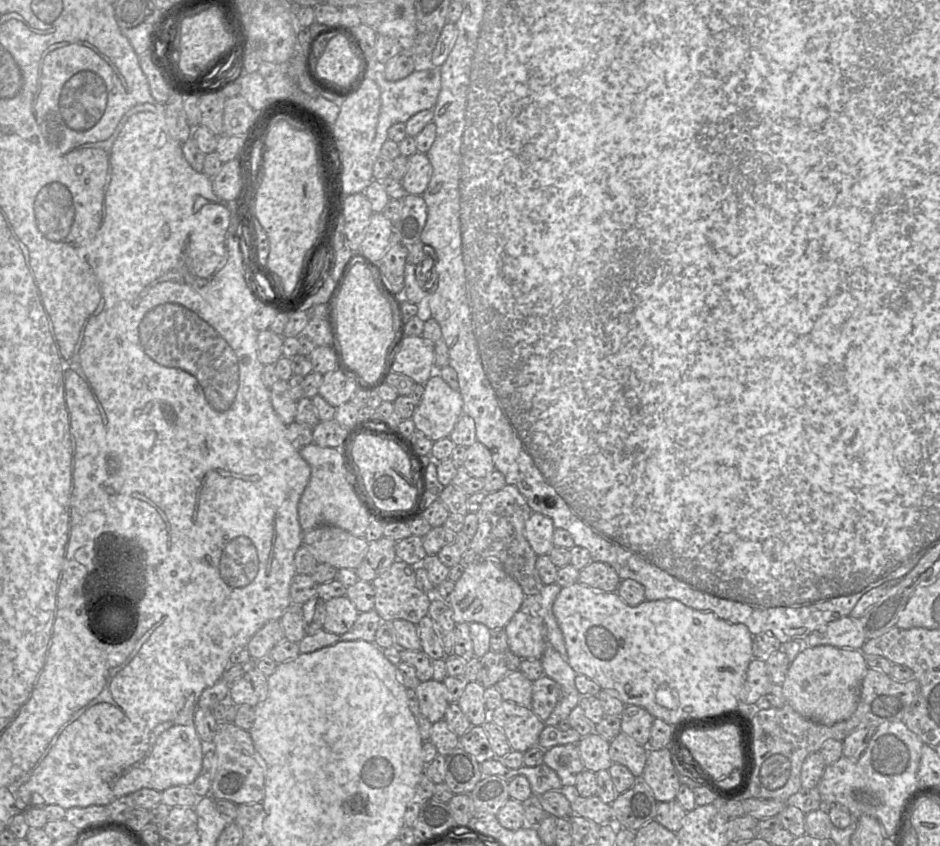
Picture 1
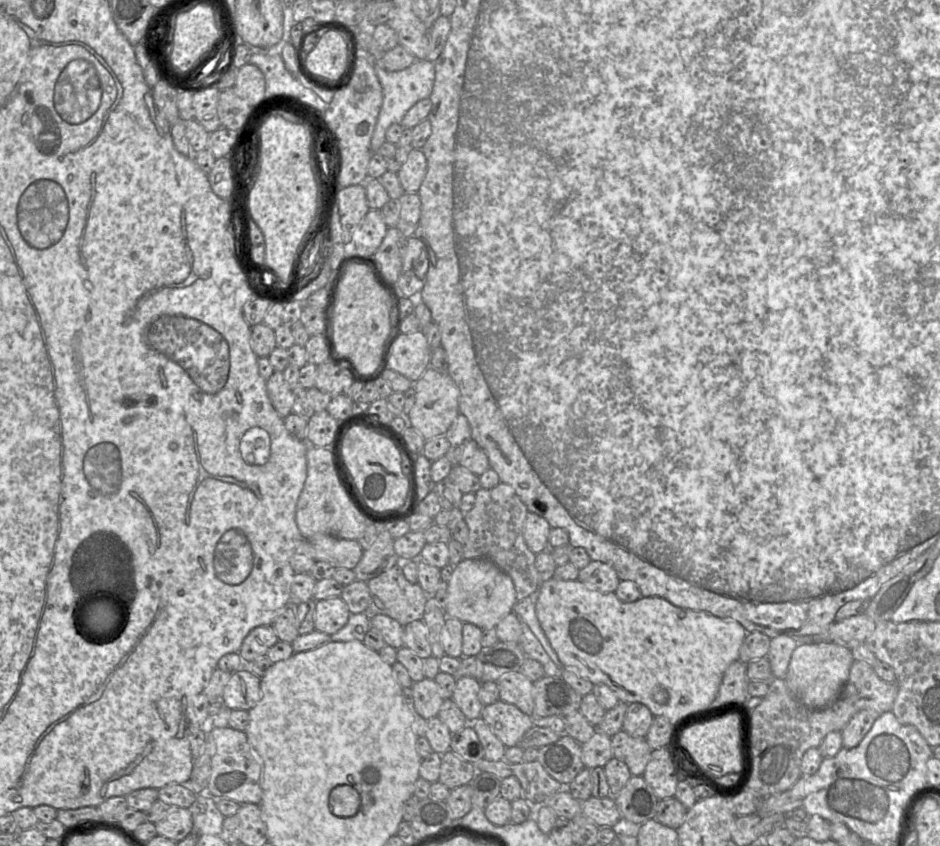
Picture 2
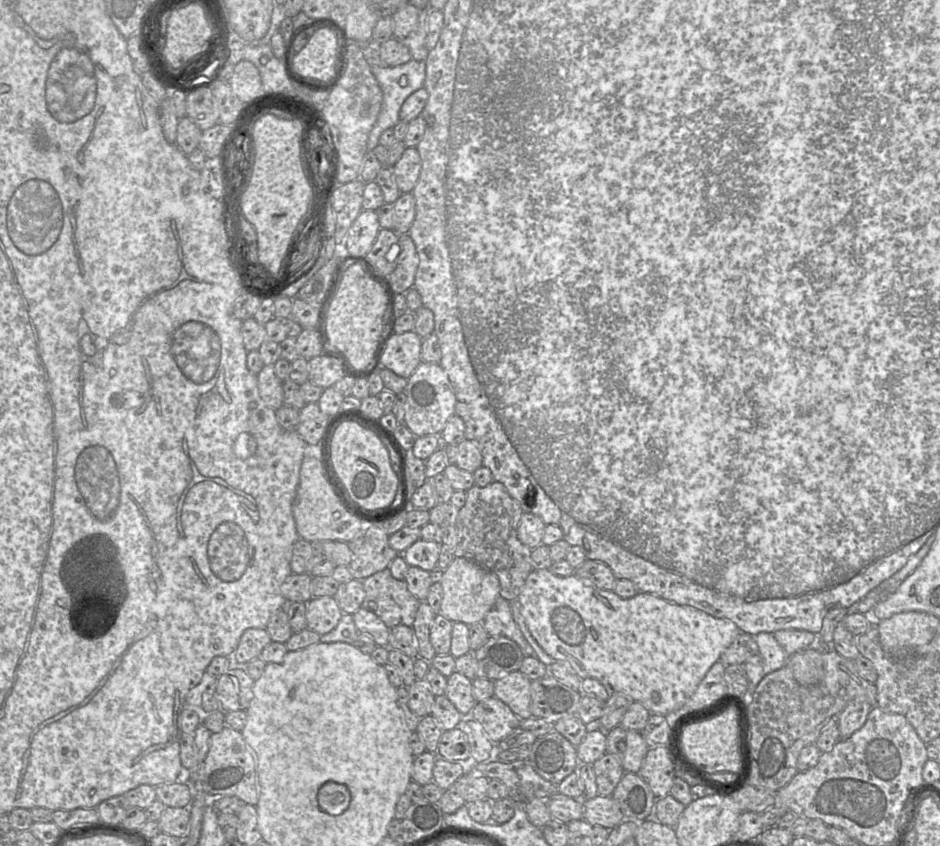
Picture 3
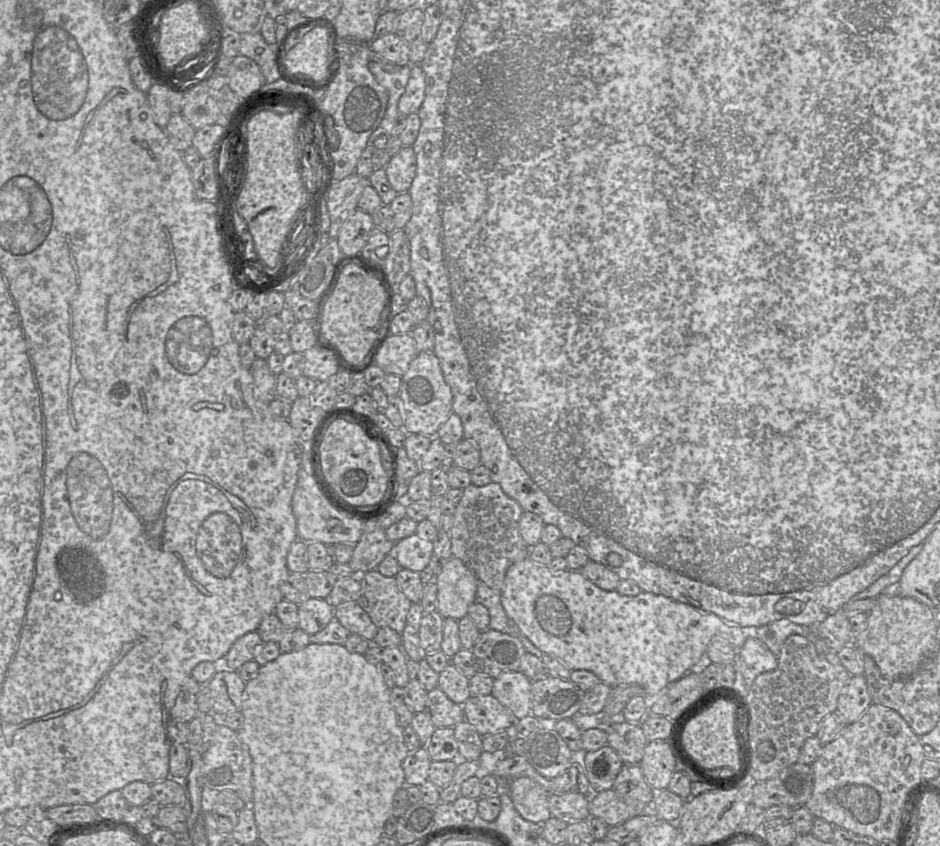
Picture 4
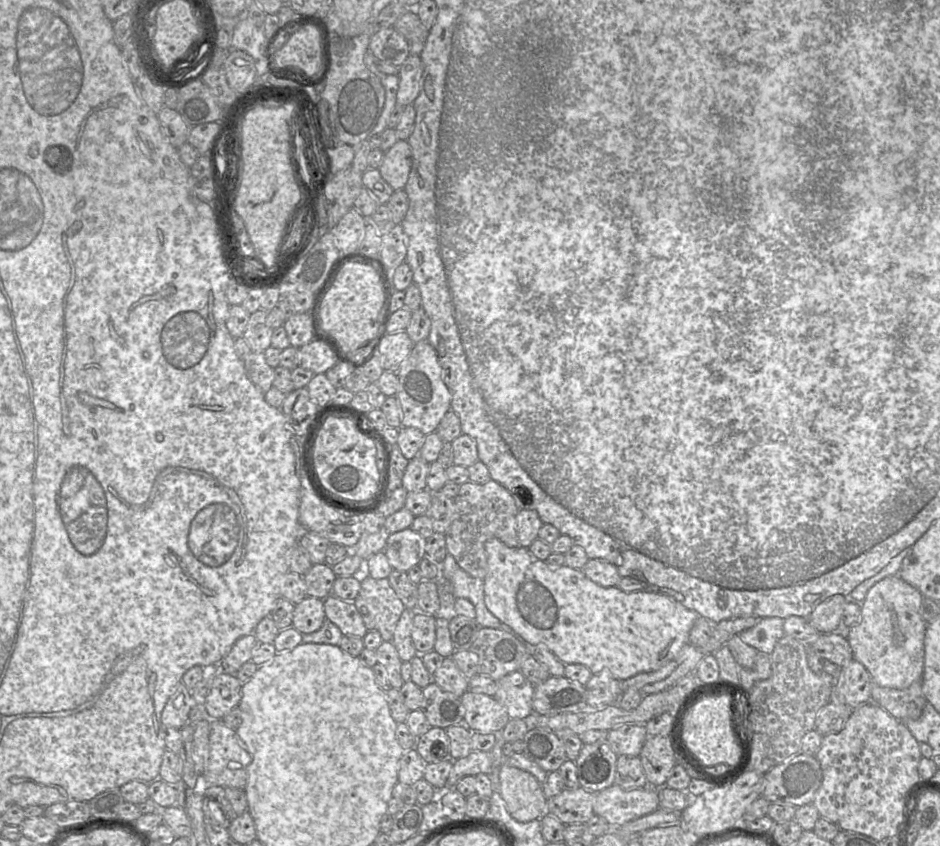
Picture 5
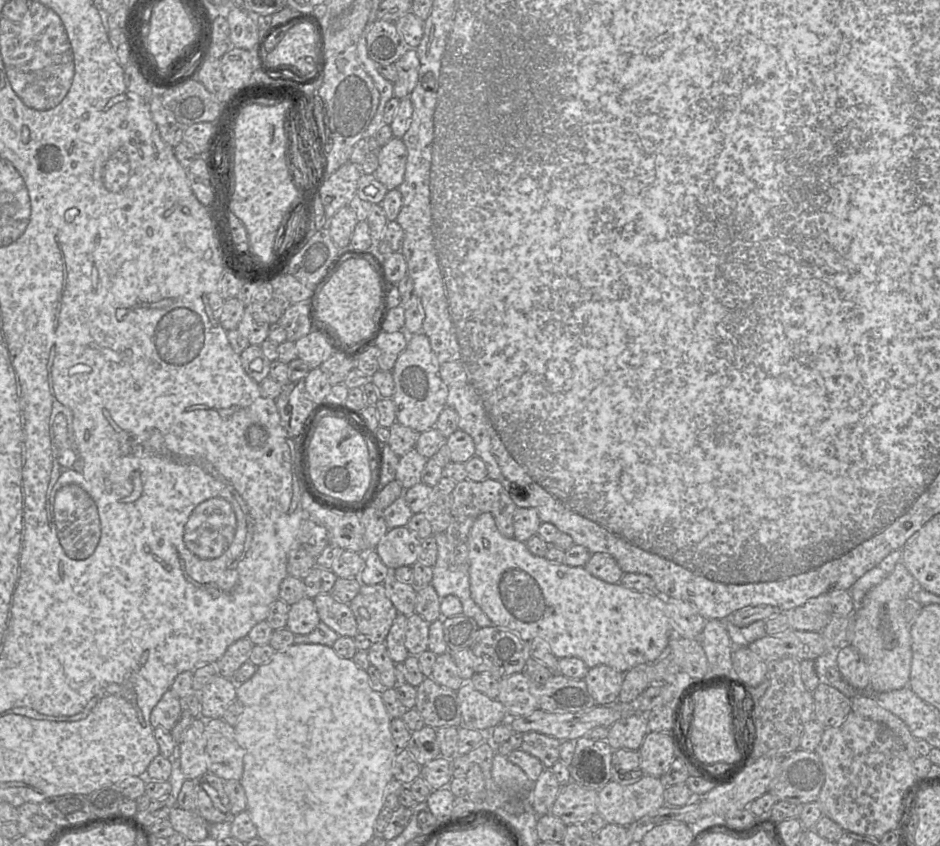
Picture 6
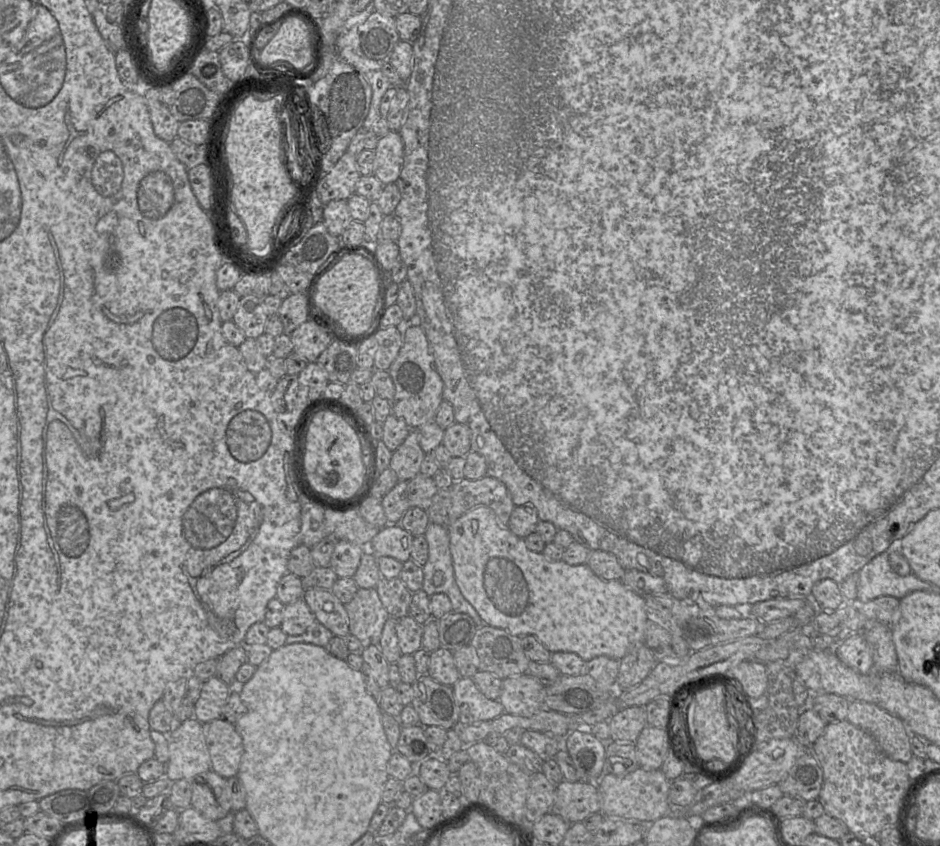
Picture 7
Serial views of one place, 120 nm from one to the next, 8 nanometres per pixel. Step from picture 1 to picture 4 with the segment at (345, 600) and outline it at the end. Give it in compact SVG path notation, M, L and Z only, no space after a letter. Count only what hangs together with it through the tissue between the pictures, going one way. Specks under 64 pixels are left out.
M309 597L298 606L298 628L308 635L323 630L334 617L334 608L328 599Z

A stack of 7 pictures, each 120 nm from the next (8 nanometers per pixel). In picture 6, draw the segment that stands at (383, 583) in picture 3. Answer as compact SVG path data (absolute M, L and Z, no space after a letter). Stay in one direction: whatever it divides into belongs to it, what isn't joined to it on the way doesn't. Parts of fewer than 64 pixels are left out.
M383 584L362 585L349 603L358 632L370 642L384 642L398 611L387 597Z

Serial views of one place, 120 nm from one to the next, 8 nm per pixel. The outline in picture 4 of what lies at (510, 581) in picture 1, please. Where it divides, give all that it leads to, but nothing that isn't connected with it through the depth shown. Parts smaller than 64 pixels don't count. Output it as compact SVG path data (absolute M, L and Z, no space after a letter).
M450 557L436 576L437 612L444 618L460 620L476 601L478 579L460 559Z

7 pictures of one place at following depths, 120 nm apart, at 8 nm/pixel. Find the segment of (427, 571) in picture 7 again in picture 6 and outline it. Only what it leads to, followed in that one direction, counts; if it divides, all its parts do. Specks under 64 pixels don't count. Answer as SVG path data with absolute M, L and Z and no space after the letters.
M434 533L438 555L433 568L431 585L442 599L454 595L461 601L462 615L473 618L480 628L495 626L482 609L474 602L470 592L469 555L468 563L451 563L445 533Z

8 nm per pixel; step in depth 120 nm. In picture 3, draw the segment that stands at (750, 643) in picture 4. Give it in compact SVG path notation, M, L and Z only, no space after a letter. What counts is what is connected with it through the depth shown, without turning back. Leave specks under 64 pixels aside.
M761 632L752 635L758 646L758 652L745 662L745 676L748 679L749 704L751 695L759 682L769 673L782 668L788 655L775 639L773 633Z

